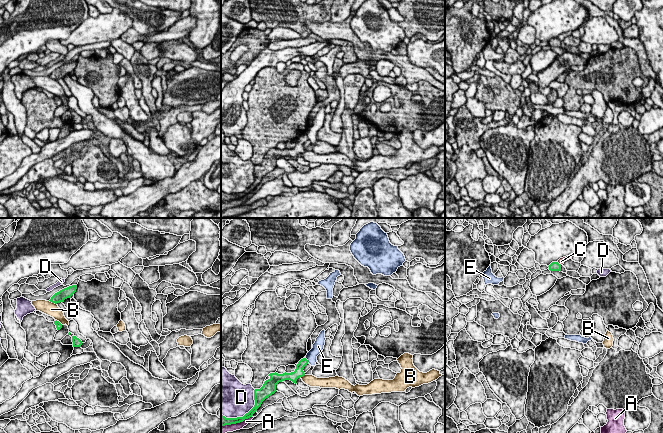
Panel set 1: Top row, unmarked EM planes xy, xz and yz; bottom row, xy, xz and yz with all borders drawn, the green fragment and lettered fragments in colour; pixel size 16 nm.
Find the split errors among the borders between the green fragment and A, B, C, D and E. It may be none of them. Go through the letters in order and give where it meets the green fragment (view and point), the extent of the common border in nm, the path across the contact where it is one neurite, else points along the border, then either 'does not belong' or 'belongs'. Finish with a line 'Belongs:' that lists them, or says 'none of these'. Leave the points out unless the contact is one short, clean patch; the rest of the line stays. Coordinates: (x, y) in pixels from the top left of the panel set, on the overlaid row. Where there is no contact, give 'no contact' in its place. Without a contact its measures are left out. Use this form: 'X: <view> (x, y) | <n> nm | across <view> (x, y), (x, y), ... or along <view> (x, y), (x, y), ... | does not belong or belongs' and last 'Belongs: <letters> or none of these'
A: xz (236, 422) | 500 nm | does not belong
B: xy (53, 302) | 140 nm | does not belong
C: yz (558, 263) | 100 nm | along yz (557, 261), (561, 264) | does not belong
D: xz (246, 413) | 700 nm | does not belong
E: xz (307, 360) | 100 nm | along xz (305, 358), (308, 362) | does not belong
Belongs: none of these

